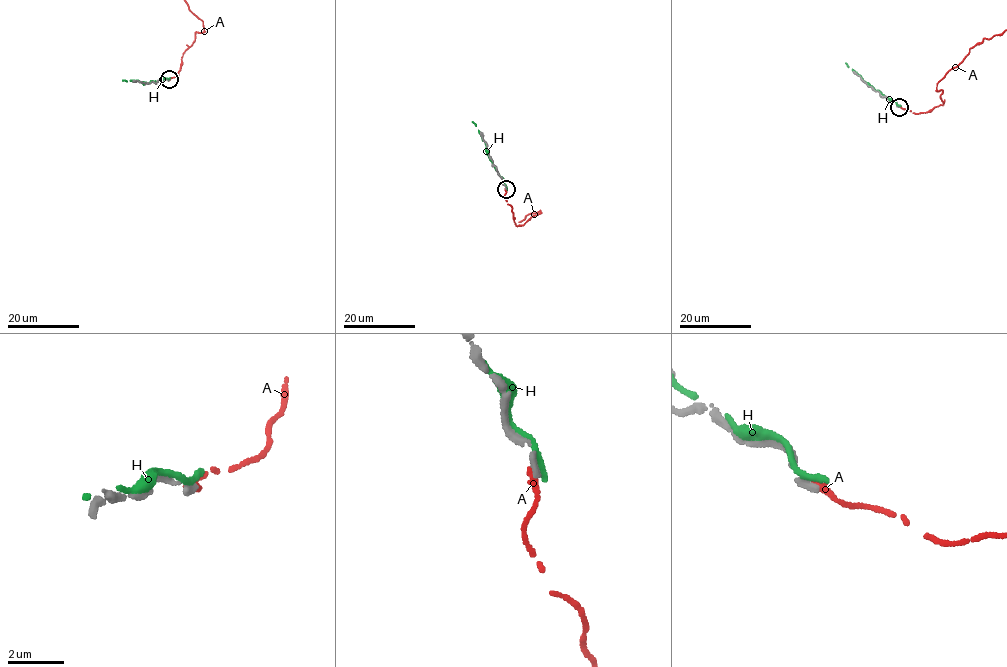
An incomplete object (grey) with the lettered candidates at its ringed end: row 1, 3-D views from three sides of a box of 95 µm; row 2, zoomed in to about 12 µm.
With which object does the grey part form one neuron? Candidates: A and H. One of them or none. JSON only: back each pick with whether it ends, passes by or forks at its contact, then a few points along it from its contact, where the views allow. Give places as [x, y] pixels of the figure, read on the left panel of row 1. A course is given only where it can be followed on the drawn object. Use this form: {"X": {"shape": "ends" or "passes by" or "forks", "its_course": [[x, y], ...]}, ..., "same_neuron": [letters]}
{"same_neuron": []}

